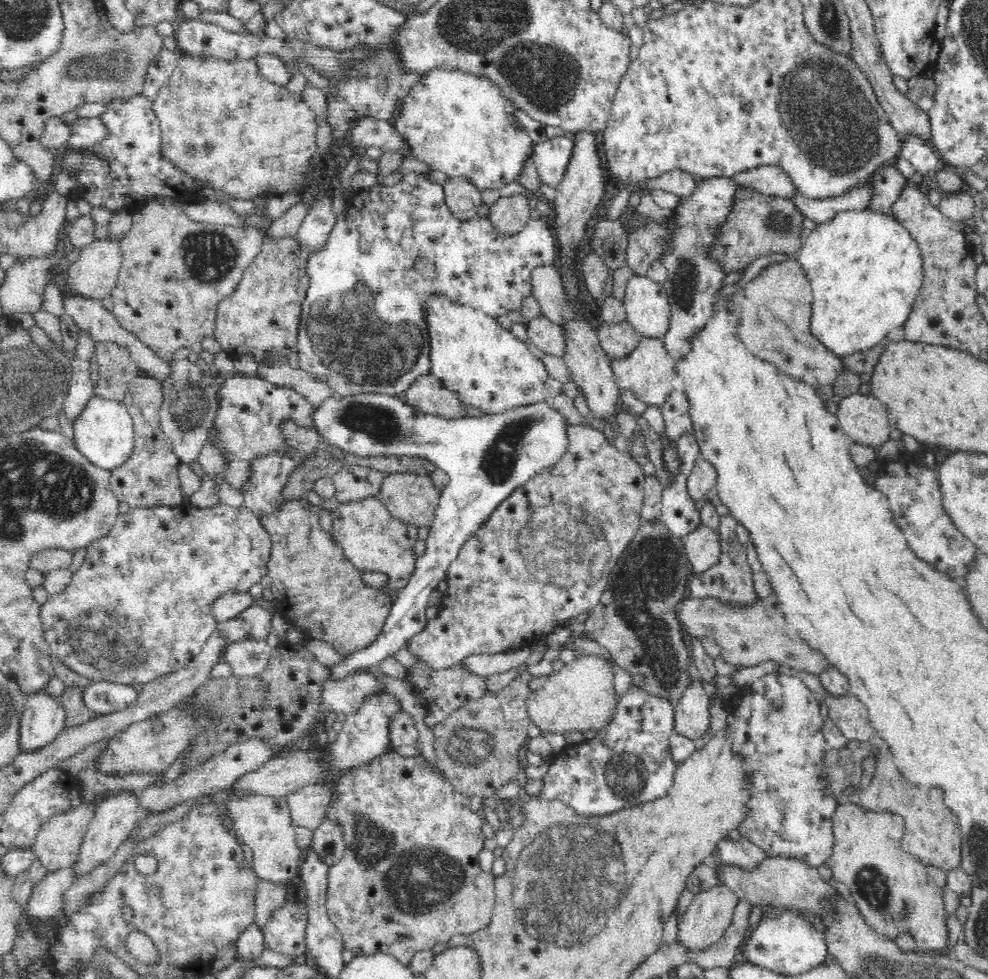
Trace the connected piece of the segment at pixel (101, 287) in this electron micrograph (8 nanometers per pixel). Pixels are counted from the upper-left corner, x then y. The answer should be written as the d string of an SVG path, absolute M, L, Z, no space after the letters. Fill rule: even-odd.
M95 240L78 254L78 259L68 266L60 286L63 302L70 300L71 296L79 296L86 300L102 300L110 296L115 285L119 266L121 263L121 252L118 244L109 240Z

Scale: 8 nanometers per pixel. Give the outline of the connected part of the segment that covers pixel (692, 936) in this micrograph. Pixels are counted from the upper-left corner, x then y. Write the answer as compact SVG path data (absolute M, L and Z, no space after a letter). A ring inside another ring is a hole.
M725 885L712 886L702 893L696 894L695 898L686 906L686 910L679 916L677 942L685 954L698 954L708 950L724 934L724 930L730 926L730 919L734 912L734 906L738 898Z

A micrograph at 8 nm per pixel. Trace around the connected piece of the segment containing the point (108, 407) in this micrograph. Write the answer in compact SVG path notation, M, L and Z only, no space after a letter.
M94 396L74 426L77 450L94 466L106 470L122 467L134 453L135 431L129 411L120 401Z

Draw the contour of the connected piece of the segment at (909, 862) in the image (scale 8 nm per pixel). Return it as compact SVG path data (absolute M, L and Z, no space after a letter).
M854 801L840 803L836 812L832 816L834 837L836 837L836 842L834 844L834 852L828 858L826 865L833 871L834 880L845 884L848 886L851 892L851 896L854 899L855 907L857 908L860 915L865 919L867 925L873 929L875 932L884 935L885 937L895 940L898 934L903 932L910 932L913 934L917 948L922 949L940 949L942 952L950 951L946 948L946 927L944 927L944 919L946 912L944 910L943 903L943 890L935 885L935 882L927 874L926 866L922 864L922 860L918 856L912 856L908 852L904 852L900 848L900 840L902 832L905 831L905 824L902 822L902 816L900 814L892 814L892 812L886 812L886 810L872 809L870 807L862 808L860 803L854 803Z

